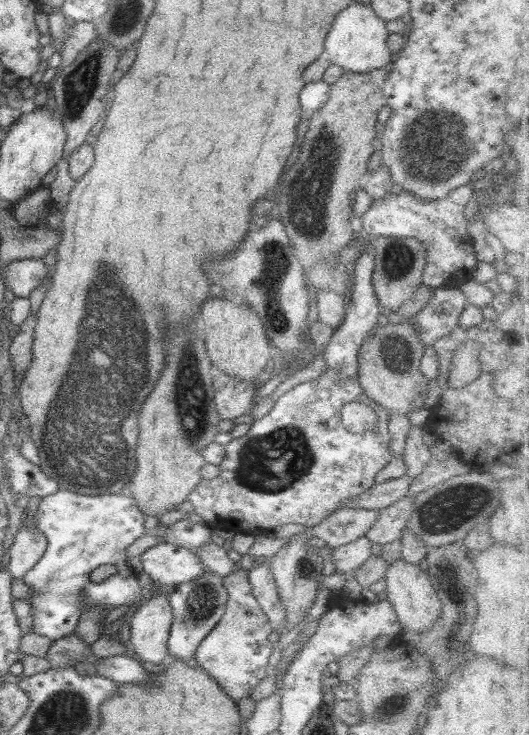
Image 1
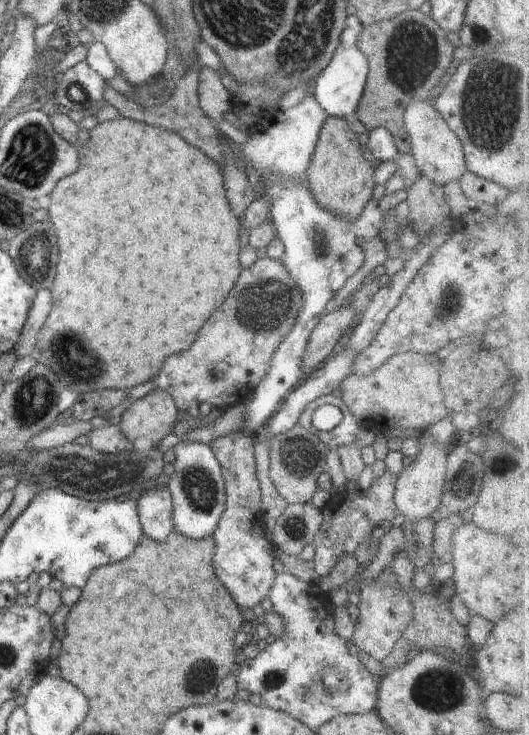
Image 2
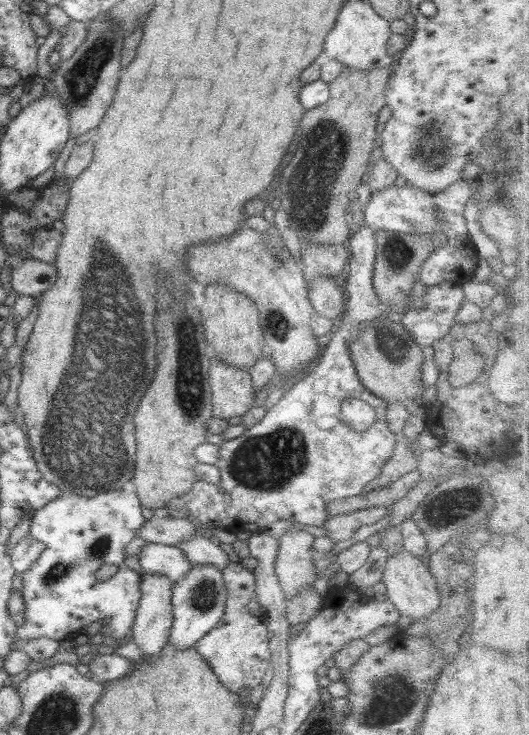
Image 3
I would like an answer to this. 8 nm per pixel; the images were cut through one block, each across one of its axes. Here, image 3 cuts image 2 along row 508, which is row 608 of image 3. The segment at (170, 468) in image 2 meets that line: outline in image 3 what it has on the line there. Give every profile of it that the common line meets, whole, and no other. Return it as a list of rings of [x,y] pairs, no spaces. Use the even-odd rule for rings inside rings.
[[[194,565],[184,578],[180,578],[172,587],[173,623],[169,641],[175,649],[189,649],[207,632],[210,632],[222,618],[228,598],[224,585],[223,571],[212,565]]]

